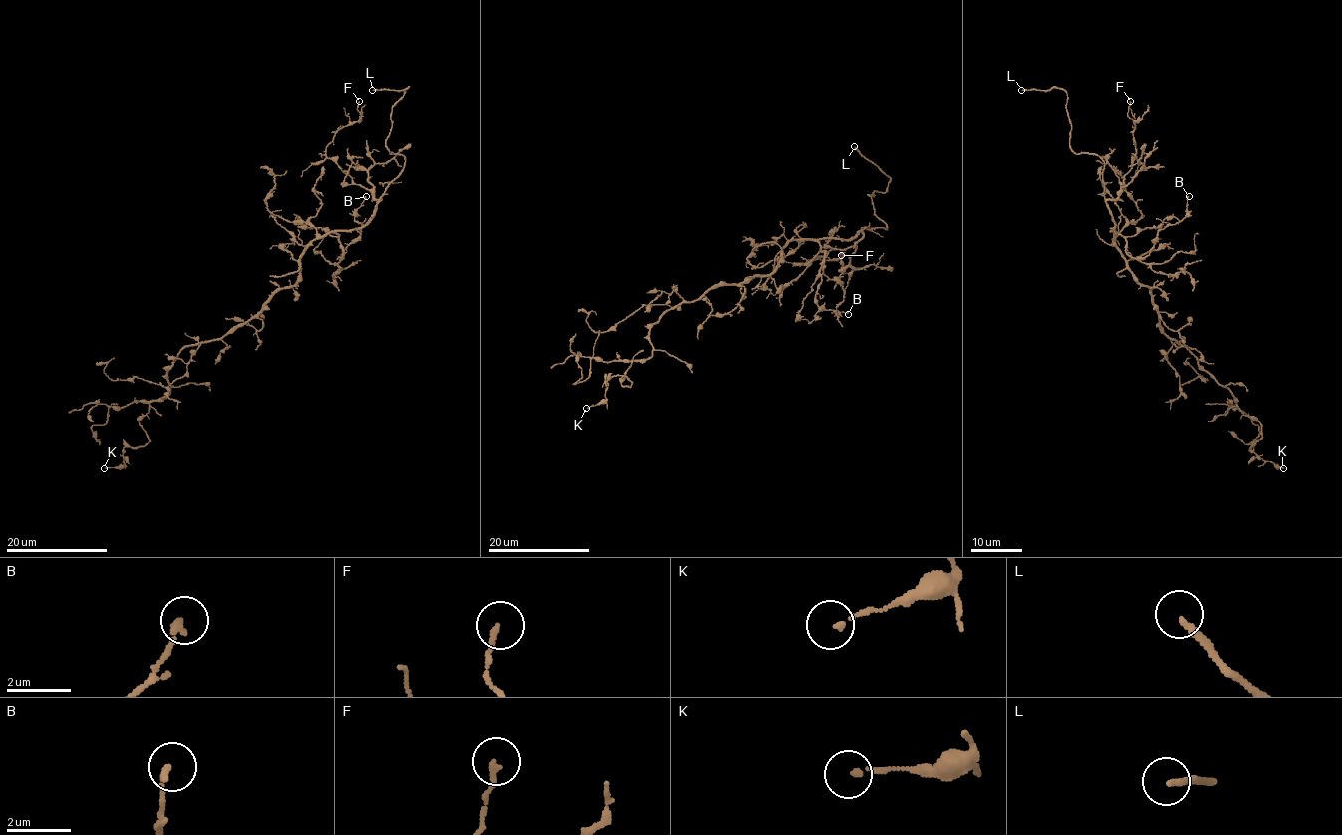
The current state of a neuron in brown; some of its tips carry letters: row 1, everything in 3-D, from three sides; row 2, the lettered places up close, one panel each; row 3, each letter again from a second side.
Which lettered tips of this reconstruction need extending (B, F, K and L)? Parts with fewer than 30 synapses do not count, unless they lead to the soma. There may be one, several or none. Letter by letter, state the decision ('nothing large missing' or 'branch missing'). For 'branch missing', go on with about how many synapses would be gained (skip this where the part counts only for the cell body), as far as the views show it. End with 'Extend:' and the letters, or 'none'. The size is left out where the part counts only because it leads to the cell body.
B: nothing large missing
F: nothing large missing
K: nothing large missing
L: branch missing
Extend: L

